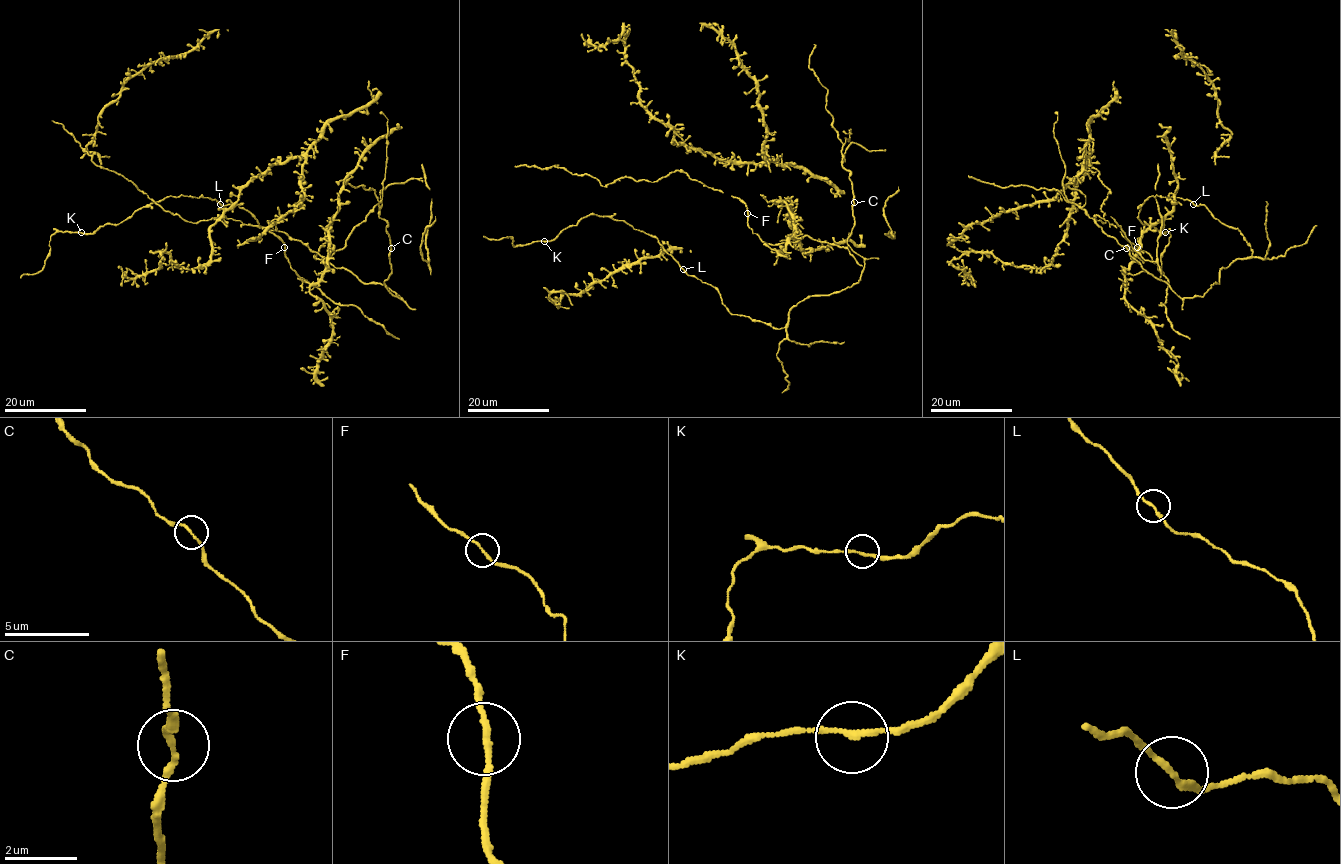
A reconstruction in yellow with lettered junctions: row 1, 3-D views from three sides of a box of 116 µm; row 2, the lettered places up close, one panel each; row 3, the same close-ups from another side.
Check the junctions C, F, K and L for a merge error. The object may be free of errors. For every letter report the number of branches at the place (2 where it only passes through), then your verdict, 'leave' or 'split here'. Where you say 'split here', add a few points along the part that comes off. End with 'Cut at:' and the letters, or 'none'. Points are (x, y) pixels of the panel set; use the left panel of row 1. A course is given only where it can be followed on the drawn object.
C: 2 | leave
F: 2 | leave
K: 2 | leave
L: 2 | leave
Cut at: none

